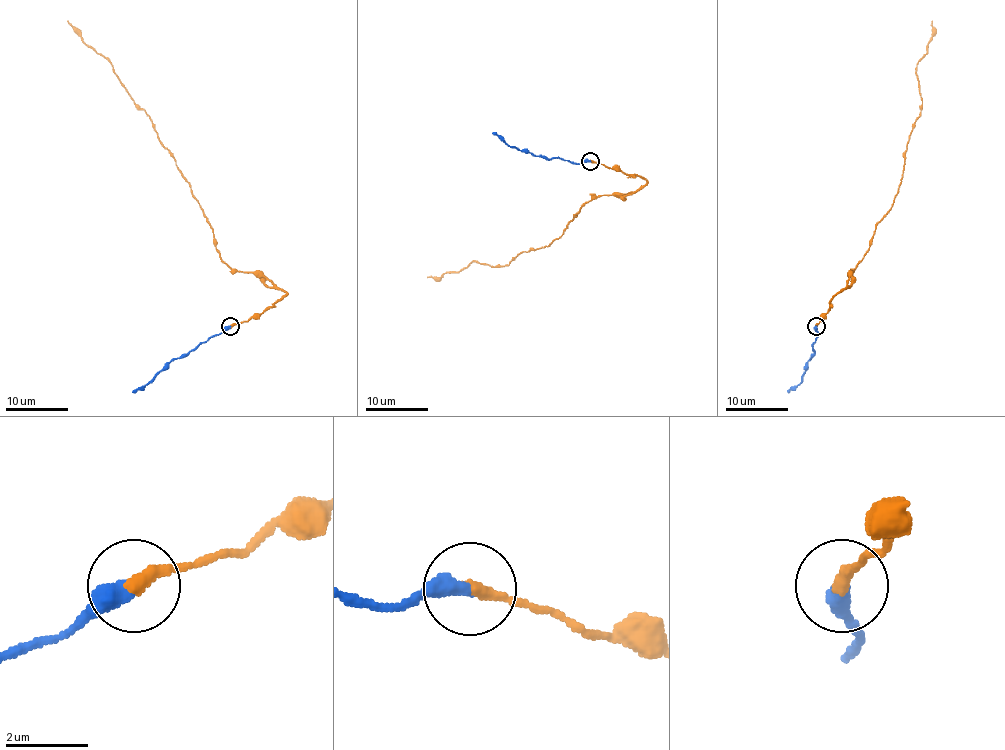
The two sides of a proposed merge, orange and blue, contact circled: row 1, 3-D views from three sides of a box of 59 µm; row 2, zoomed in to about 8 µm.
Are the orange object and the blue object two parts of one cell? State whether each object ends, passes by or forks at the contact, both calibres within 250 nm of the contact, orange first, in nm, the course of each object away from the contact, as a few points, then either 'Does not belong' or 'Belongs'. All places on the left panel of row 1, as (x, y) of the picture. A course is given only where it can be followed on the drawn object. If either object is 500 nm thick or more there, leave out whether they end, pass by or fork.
At the ring orange ends. At the ring blue ends. Thickness 340 nm (orange) against 420 nm. Course of orange: (230, 327), (256, 319), (286, 294), (264, 277), (234, 272), (220, 258), (174, 155), (113, 65), (68, 21). Course of blue: (230, 327), (219, 334), (213, 334), (188, 353), (172, 358), (150, 380), (131, 392). Belongs

